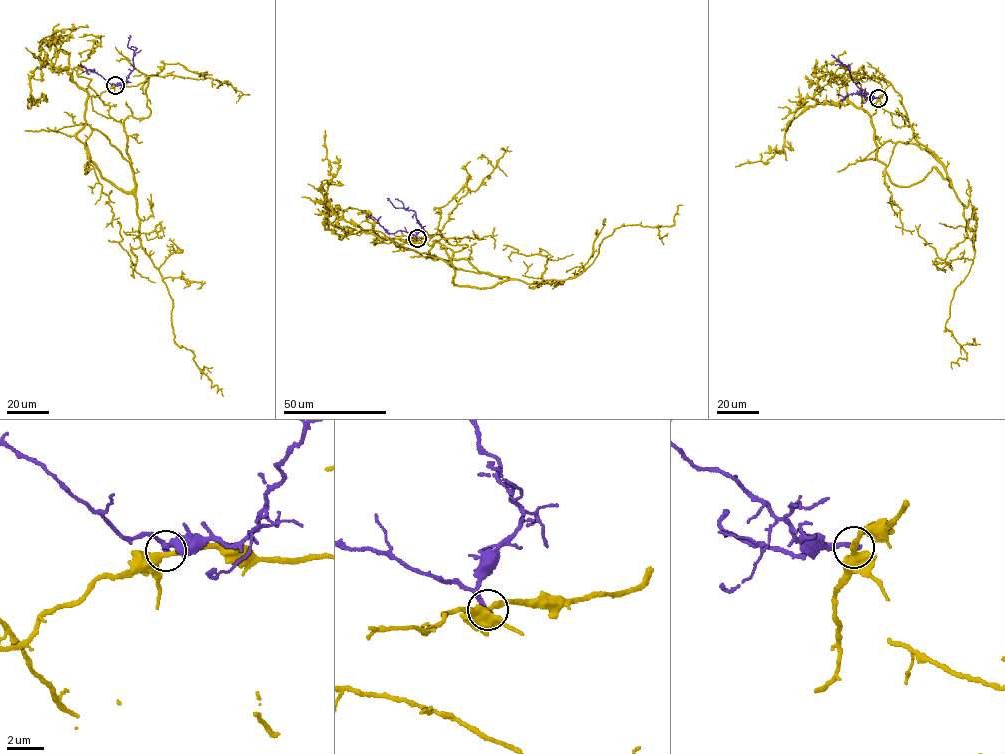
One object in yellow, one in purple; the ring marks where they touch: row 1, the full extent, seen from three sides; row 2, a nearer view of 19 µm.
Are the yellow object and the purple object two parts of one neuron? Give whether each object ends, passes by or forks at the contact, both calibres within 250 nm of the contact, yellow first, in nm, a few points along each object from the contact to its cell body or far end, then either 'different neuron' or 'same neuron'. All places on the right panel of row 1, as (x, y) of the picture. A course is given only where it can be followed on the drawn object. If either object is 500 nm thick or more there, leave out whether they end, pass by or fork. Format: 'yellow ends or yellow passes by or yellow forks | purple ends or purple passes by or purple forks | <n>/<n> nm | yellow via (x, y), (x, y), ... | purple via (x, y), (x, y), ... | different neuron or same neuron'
yellow passes by | purple ends | 400/300 nm | yellow via (878, 98), (886, 80), (963, 205), (975, 250), (946, 322), (967, 354), (952, 368) | purple via (878, 98), (859, 89), (848, 67), (831, 54) | different neuron

